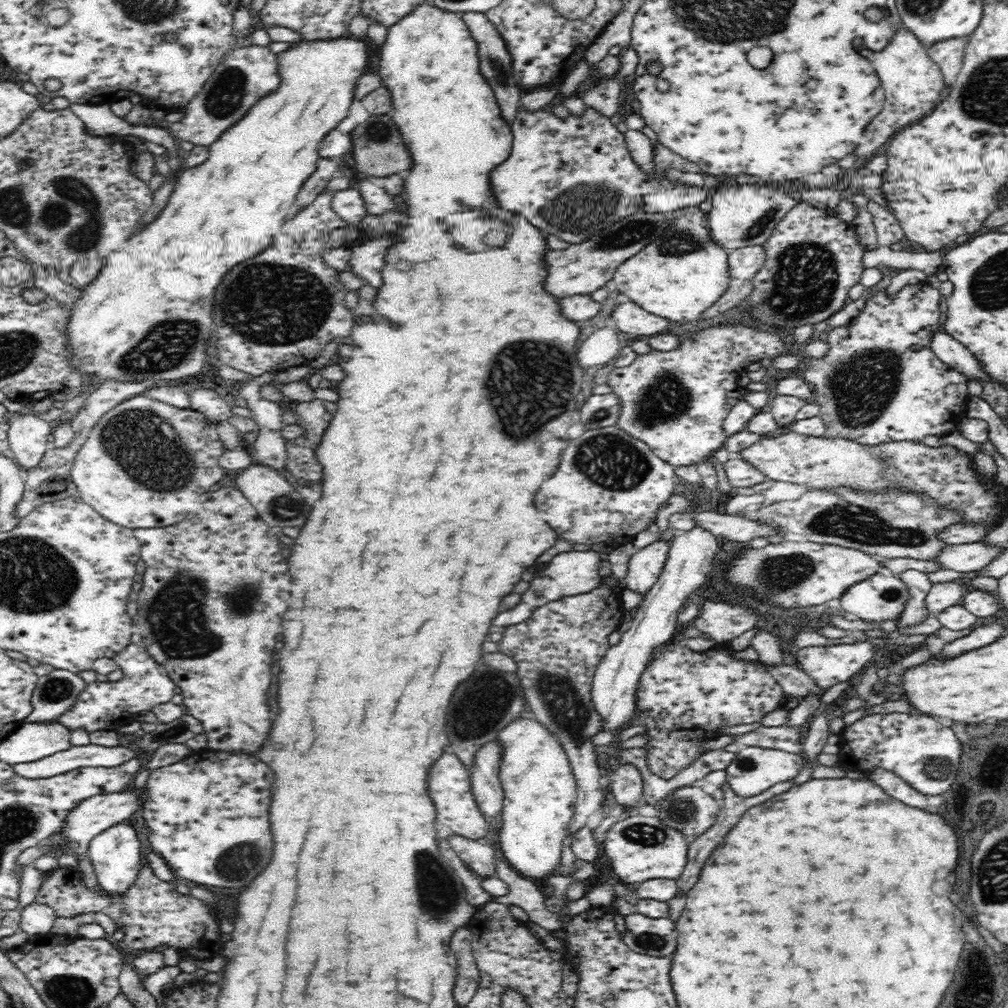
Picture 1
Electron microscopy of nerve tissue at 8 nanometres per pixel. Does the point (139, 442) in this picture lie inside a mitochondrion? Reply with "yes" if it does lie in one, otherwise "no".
yes

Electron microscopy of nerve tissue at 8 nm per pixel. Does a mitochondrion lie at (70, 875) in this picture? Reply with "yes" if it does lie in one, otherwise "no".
no

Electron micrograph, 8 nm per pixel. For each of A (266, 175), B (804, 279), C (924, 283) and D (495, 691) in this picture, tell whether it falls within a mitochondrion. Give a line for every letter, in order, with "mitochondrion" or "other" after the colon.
A: other
B: mitochondrion
C: other
D: mitochondrion

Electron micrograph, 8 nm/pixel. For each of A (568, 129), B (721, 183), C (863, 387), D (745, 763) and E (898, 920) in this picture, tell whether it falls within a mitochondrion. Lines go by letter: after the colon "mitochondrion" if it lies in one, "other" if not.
A: other
B: other
C: mitochondrion
D: mitochondrion
E: other

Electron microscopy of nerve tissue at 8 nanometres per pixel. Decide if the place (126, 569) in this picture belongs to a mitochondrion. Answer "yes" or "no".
no

